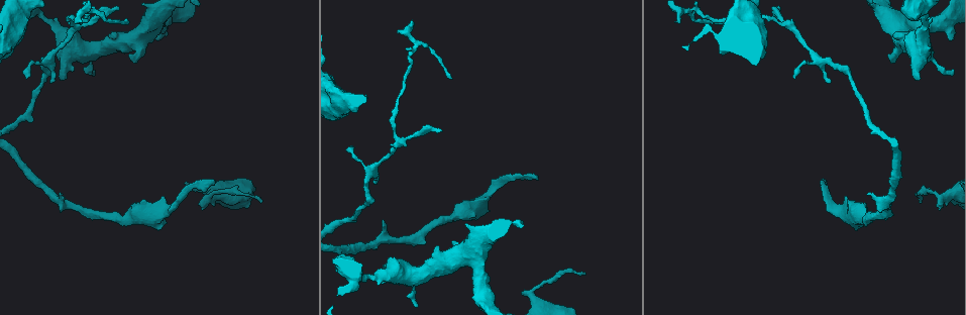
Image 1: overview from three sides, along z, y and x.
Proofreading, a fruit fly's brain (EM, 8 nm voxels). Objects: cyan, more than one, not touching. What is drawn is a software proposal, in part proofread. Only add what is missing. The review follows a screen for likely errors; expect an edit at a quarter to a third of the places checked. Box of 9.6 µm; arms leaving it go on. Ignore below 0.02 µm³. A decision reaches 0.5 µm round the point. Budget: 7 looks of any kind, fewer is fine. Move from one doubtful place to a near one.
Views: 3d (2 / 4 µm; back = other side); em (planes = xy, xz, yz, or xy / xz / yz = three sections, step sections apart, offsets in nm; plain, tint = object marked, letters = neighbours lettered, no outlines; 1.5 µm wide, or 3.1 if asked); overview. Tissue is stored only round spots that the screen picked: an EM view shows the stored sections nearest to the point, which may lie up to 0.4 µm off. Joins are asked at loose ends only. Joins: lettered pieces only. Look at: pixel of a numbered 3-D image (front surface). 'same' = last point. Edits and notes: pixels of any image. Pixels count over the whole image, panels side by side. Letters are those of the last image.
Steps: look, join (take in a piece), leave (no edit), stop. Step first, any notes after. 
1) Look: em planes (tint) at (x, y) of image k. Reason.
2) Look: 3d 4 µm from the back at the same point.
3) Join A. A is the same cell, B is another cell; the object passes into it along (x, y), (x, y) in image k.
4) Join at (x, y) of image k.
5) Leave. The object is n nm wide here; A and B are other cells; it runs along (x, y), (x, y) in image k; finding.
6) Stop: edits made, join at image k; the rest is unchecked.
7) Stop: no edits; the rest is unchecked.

Look: 3d 2 µm at (130, 54) of image 1. Branch stops here.

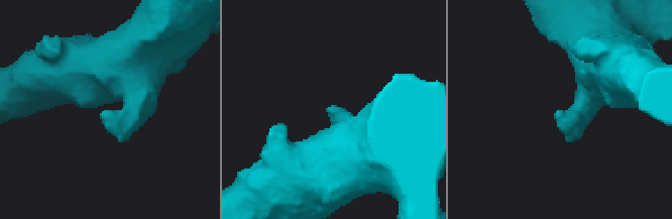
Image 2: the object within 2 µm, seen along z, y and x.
Look: em xy step 8 (plain) at (555, 115) of image 2. Shape alone is not enough.

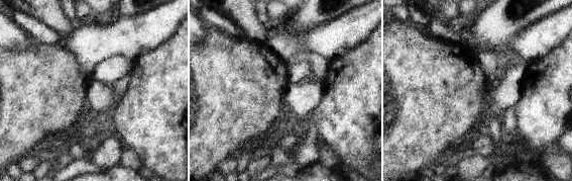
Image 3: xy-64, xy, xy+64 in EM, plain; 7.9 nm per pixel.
Look: em xy step 8 (letters) at the same point. What lies round it.

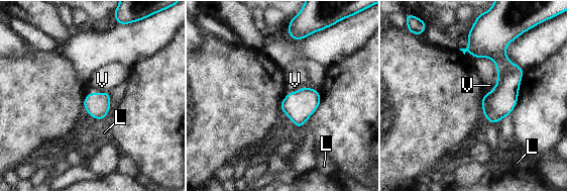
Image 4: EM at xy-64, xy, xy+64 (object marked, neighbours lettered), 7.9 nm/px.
Leave. The longest contact is with V, 160 nm; L and V are other cells; a border runs along (109, 91), (90, 93) in image 4; none of them fits.

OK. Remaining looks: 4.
Look: 3d 4 µm at (452, 78) of image 1. Thin end.

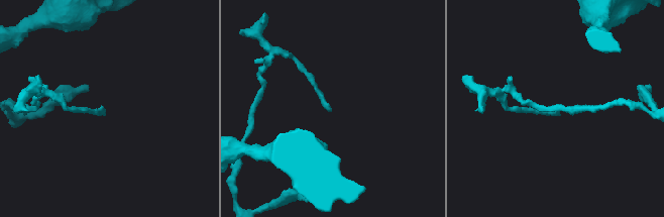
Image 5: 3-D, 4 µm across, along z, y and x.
Look: em xy step 8 (letters) at (104, 112) of image 5.

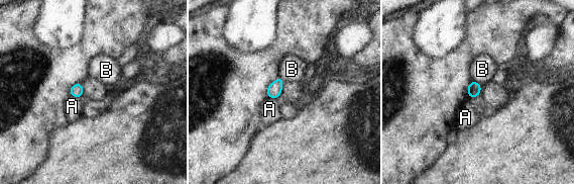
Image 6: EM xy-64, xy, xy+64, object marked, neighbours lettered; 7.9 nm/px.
Look: em yz step 8 (letters) at the same point. Cut it another way.

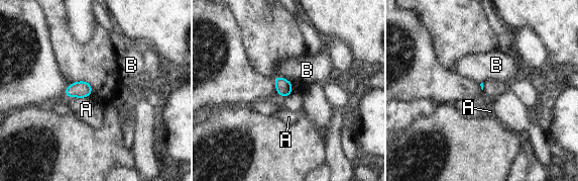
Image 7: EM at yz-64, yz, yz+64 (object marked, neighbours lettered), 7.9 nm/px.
Leave. The longest contact is with A, 200 nm; A and B are other cells; no lettered piece goes on from it.

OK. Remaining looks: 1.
Stop: no edits; the rest is unchecked.

